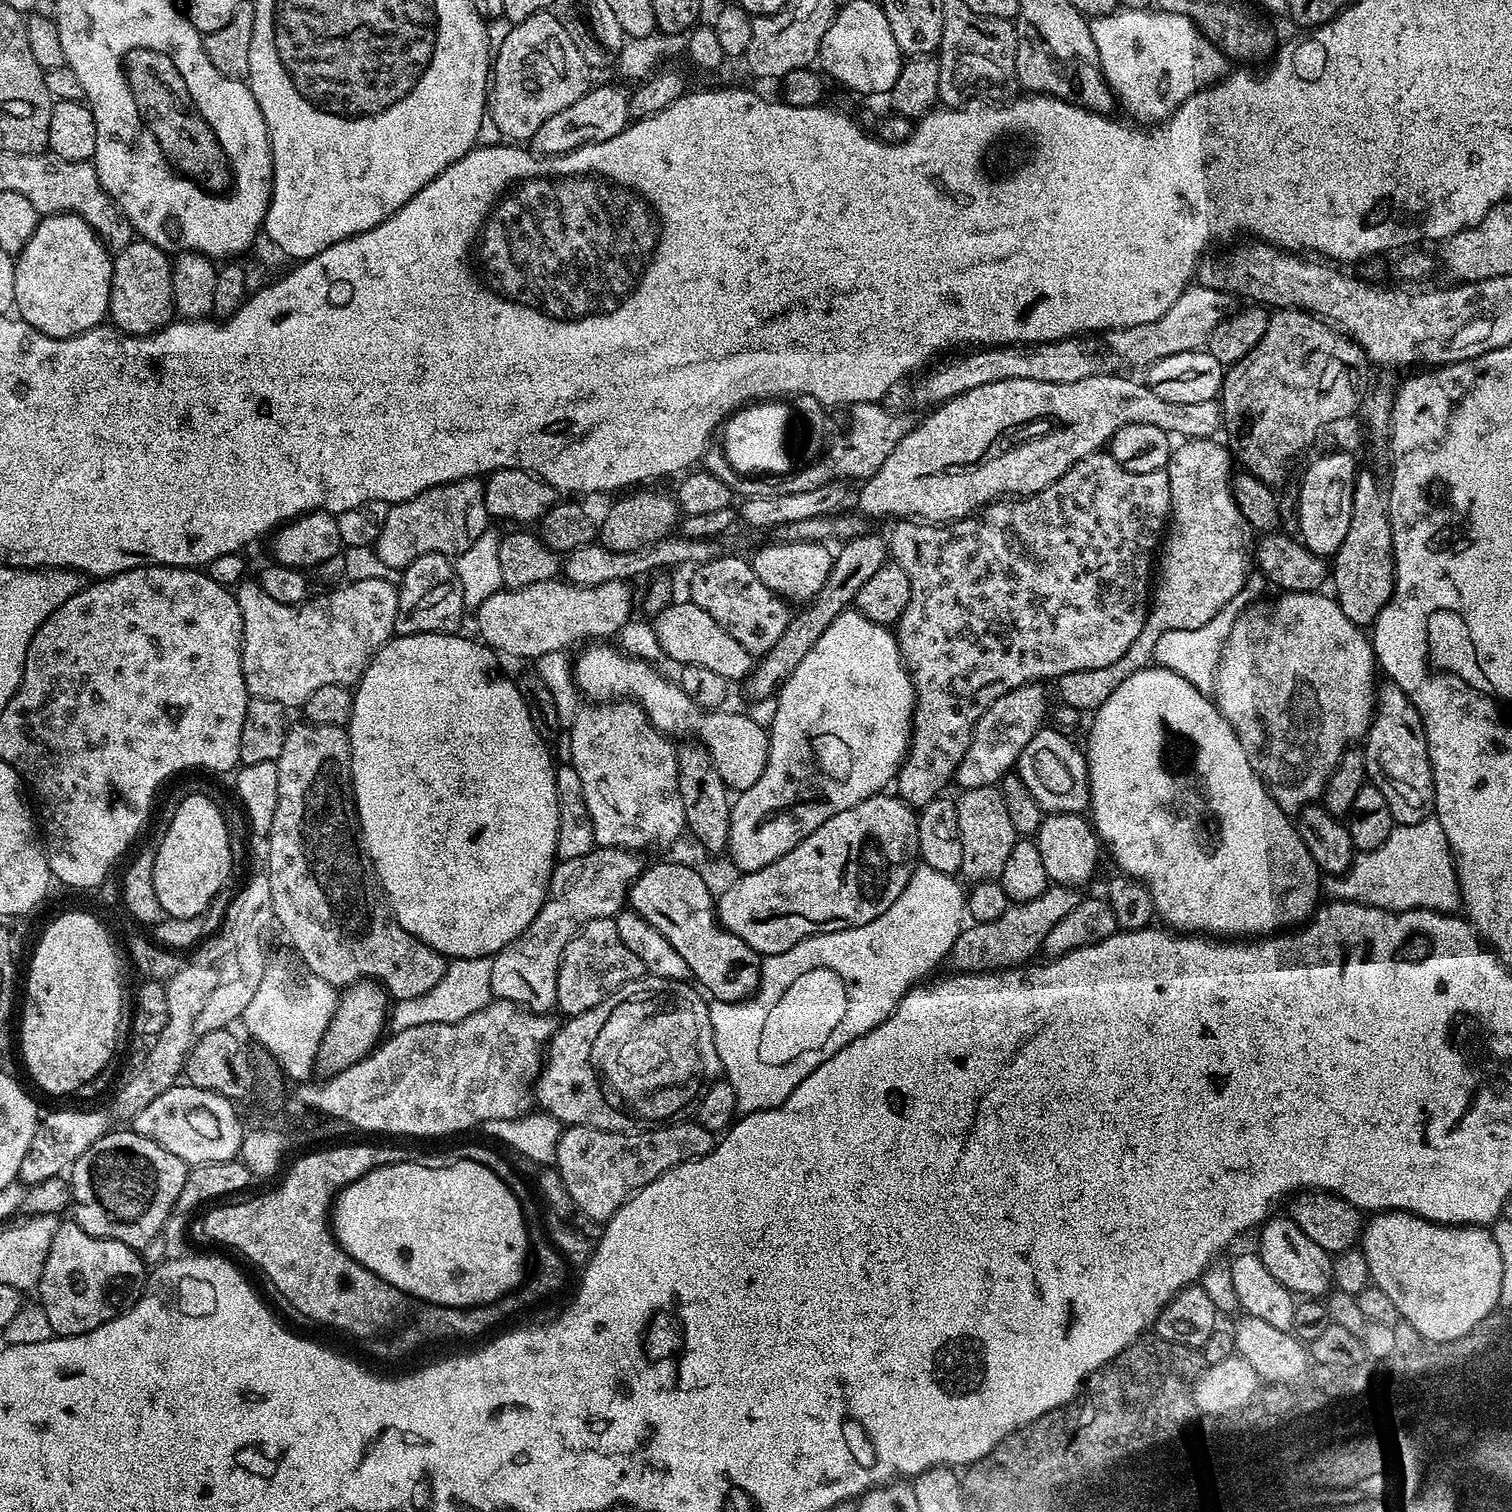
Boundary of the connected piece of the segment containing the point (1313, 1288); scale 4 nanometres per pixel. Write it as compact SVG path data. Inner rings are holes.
M1287 1215L1276 1216L1264 1221L1260 1232L1258 1255L1262 1266L1300 1298L1320 1298L1333 1287L1332 1256L1326 1250L1312 1242L1303 1230Z

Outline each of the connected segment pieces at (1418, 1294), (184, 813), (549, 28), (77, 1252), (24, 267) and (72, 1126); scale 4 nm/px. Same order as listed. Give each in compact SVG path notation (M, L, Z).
M1377 1212L1363 1225L1363 1235L1360 1237L1358 1244L1366 1258L1366 1266L1370 1266L1371 1283L1375 1288L1384 1291L1390 1297L1390 1302L1394 1302L1400 1319L1414 1326L1414 1329L1424 1339L1434 1339L1435 1342L1449 1342L1450 1339L1469 1334L1470 1330L1489 1314L1488 1300L1499 1301L1502 1294L1502 1251L1498 1248L1498 1243L1495 1242L1495 1238L1487 1227L1436 1224L1433 1220L1424 1220L1413 1212Z
M200 792L186 797L173 810L172 821L156 844L154 858L154 894L158 894L158 902L162 902L165 917L194 918L194 914L202 914L214 894L229 883L234 857L225 813L224 808L220 809Z
M551 11L539 12L526 18L521 24L513 24L507 29L500 49L494 52L494 67L490 72L490 124L501 132L508 142L528 142L550 118L550 114L558 114L558 110L566 110L570 102L578 102L590 87L588 75L590 69L585 64L582 54L578 54L578 46L566 34L562 22Z
M67 1222L68 1224L61 1223L56 1229L54 1234L54 1242L50 1242L50 1252L46 1254L46 1266L42 1266L42 1278L38 1285L38 1305L46 1312L46 1317L50 1320L50 1326L53 1333L57 1336L77 1336L78 1334L86 1334L90 1330L94 1330L98 1326L102 1326L106 1322L110 1322L116 1316L120 1316L130 1306L134 1306L136 1299L142 1294L144 1289L144 1282L146 1279L146 1267L144 1268L144 1260L139 1251L130 1246L126 1246L117 1240L108 1240L107 1238L98 1238L86 1234L86 1230L82 1230L75 1224L75 1222Z
M59 212L56 216L46 216L34 230L30 242L15 257L14 305L19 319L24 320L34 330L61 340L80 336L92 328L99 328L108 316L110 286L112 285L112 261L105 243L96 231L77 216L75 212Z
M68 1108L65 1112L52 1112L49 1116L47 1113L34 1130L34 1138L26 1149L26 1155L22 1157L19 1183L31 1186L67 1173L72 1163L82 1154L86 1154L86 1150L90 1150L90 1146L94 1146L94 1142L98 1142L98 1138L109 1131L108 1116L104 1112L75 1112Z

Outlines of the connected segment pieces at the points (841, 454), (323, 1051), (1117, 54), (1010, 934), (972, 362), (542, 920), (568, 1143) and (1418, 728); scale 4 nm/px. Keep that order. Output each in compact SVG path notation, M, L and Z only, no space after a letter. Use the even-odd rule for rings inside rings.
M880 402L851 405L852 417L849 418L848 429L841 434L840 440L834 441L830 446L828 444L819 453L821 456L813 464L806 465L801 472L796 470L791 474L765 475L763 478L756 474L736 472L723 451L716 446L709 446L704 452L703 471L714 474L716 478L722 478L722 482L726 482L726 486L730 486L733 493L740 498L762 494L798 494L802 490L818 490L818 486L826 486L833 482L863 481L883 466L886 458L890 458L894 446L898 446L898 442L902 442L905 434L911 432L914 427L914 420L910 417L903 416L900 412L887 412L884 406Z
M361 982L348 985L339 993L336 1001L336 1013L330 1018L326 1034L320 1041L315 1071L317 1073L324 1072L320 1074L329 1077L335 1072L346 1070L346 1066L367 1056L377 1044L381 1043L382 1037L385 1035L384 1024L386 1028L389 1016L390 997L379 984Z
M1120 8L1117 11L1106 14L1105 16L1097 16L1091 21L1092 37L1094 38L1094 46L1098 50L1098 58L1100 59L1100 69L1104 72L1106 82L1112 88L1112 95L1120 104L1129 112L1132 116L1138 116L1139 121L1142 122L1164 122L1167 121L1169 116L1174 114L1174 110L1178 110L1178 106L1182 106L1182 102L1186 102L1186 98L1190 98L1195 92L1200 91L1201 88L1206 88L1210 84L1215 84L1224 79L1226 73L1229 71L1230 64L1225 55L1216 48L1196 28L1195 22L1193 22L1188 16L1182 13L1163 12L1159 10L1149 10L1148 8Z
M1049 886L1038 898L1030 898L1025 904L1009 903L1008 909L994 922L985 924L969 923L961 927L954 946L948 951L947 963L953 964L956 972L999 972L1006 968L1021 967L1033 959L1035 952L1044 947L1050 926L1064 918L1082 898L1074 888Z
M1196 282L1185 288L1178 302L1174 302L1174 306L1170 306L1170 310L1166 310L1162 318L1113 330L1103 337L1104 345L1091 344L1088 341L1091 339L1088 338L1069 338L1050 344L984 346L979 350L969 351L965 360L952 360L945 368L922 377L913 386L912 396L920 404L939 406L946 400L961 396L966 390L974 390L974 386L990 386L990 382L1002 382L1006 378L1030 378L1034 382L1073 384L1082 382L1082 378L1128 370L1124 368L1144 370L1170 354L1203 349L1216 327L1228 319L1232 303L1234 300L1229 293L1207 288Z
M595 847L582 858L560 860L548 881L548 897L534 922L524 933L492 957L490 986L495 999L516 1004L535 1013L551 1013L556 1008L556 975L560 955L570 938L591 920L615 917L625 907L629 887L640 877L642 863L635 851L626 848Z
M692 1118L635 1132L603 1132L578 1124L561 1131L554 1167L572 1201L590 1218L607 1222L633 1194L666 1170L710 1154L717 1139L717 1133Z
M1384 682L1377 687L1376 710L1372 713L1372 724L1368 728L1368 735L1362 741L1362 751L1368 780L1378 790L1382 790L1382 795L1386 797L1386 806L1390 806L1390 814L1397 825L1417 824L1433 815L1436 806L1436 791L1426 742L1426 730L1418 710L1414 710L1414 702L1406 698L1406 694L1398 685Z

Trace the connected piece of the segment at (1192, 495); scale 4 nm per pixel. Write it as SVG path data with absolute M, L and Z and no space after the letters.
M1188 438L1180 444L1177 443L1169 454L1166 471L1170 482L1172 510L1170 523L1158 552L1160 577L1157 580L1155 577L1155 587L1150 592L1150 607L1146 622L1142 626L1142 634L1134 638L1134 643L1126 649L1126 654L1122 654L1122 658L1118 658L1118 662L1110 662L1110 666L1105 668L1071 672L1059 677L1055 681L1056 692L1066 707L1085 714L1100 708L1102 702L1126 678L1130 678L1130 674L1149 667L1150 661L1156 655L1158 638L1162 638L1166 630L1198 630L1198 626L1206 626L1206 622L1210 622L1210 618L1214 618L1214 614L1218 614L1218 610L1222 610L1226 602L1230 602L1230 598L1234 598L1234 594L1238 594L1242 586L1249 583L1248 567L1251 569L1254 564L1254 530L1246 522L1246 518L1242 518L1232 497L1234 457L1223 443L1220 445L1215 444L1216 442L1212 438Z

